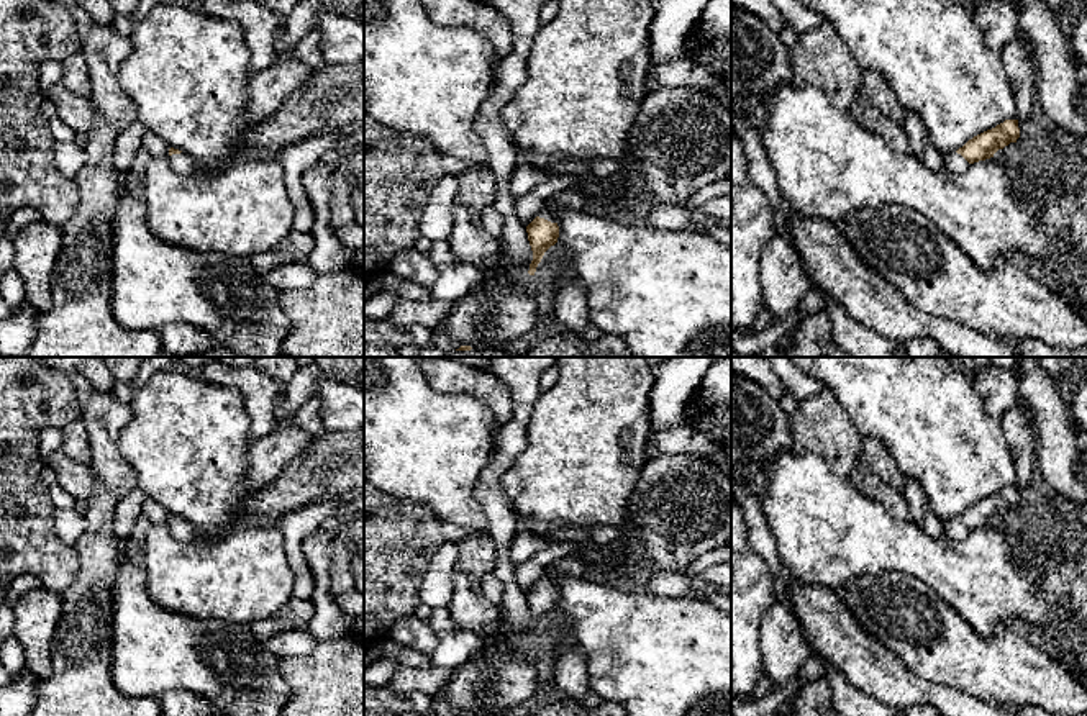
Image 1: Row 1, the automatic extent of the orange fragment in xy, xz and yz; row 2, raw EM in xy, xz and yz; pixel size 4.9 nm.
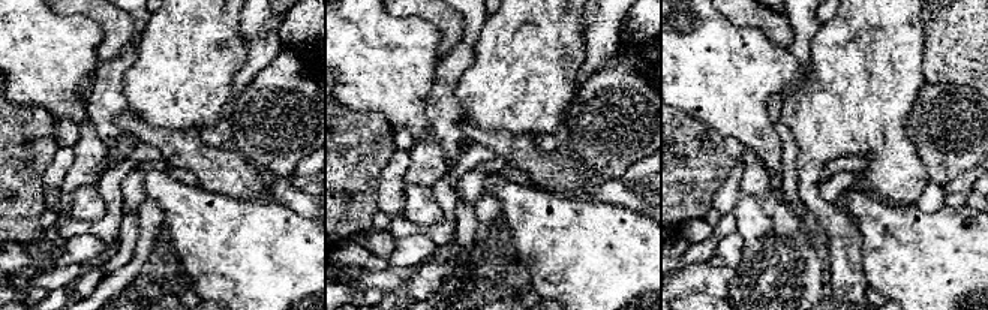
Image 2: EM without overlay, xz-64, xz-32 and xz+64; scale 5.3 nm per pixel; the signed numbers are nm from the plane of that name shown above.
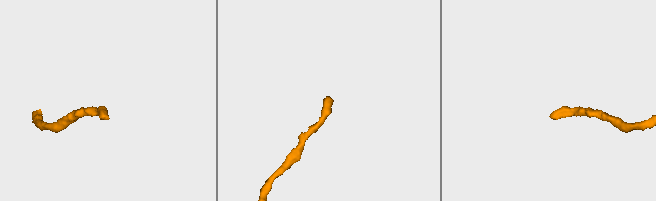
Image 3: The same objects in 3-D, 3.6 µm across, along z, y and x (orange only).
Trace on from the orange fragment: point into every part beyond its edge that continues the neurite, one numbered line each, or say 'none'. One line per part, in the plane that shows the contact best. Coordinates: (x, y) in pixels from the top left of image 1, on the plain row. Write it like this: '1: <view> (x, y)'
1: xz (581, 569)

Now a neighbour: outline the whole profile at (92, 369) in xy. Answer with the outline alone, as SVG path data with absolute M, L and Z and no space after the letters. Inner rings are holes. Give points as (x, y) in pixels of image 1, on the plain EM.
M36 357L39 362L62 374L82 375L93 390L108 393L113 390L113 378L103 357Z

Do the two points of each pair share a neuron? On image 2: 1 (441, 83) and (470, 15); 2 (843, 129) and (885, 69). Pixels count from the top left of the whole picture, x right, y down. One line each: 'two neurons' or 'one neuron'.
1: one neuron
2: one neuron

